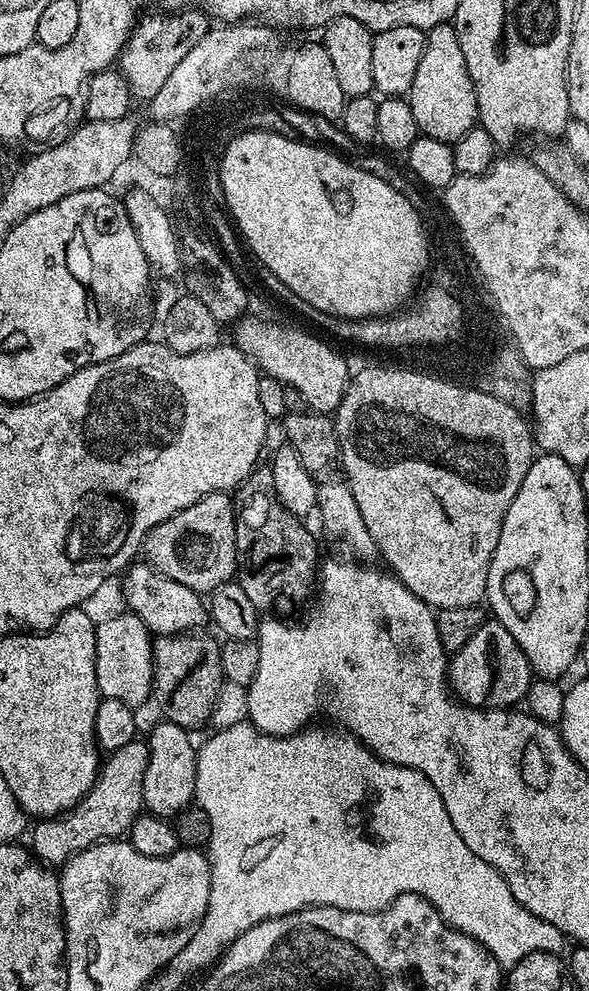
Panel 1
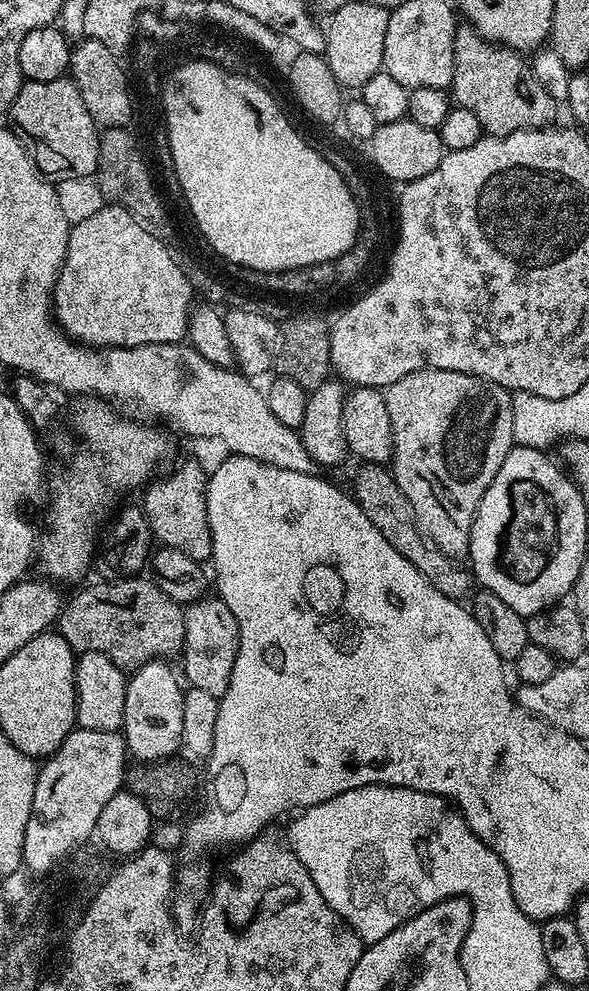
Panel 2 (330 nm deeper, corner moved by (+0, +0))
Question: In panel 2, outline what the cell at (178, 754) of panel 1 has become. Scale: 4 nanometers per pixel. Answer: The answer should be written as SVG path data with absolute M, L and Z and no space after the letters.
M151 660L149 664L142 664L139 668L135 669L135 671L133 671L126 680L126 698L124 699L124 727L122 729L122 733L127 744L127 751L131 753L133 757L136 755L137 757L135 759L140 762L155 762L161 758L167 757L169 754L175 753L178 748L180 731L182 730L182 714L180 713L180 707L184 701L185 689L183 687L180 688L181 681L178 679L178 676L178 681L176 681L176 676L174 673L172 673L172 668L168 664L171 663L165 662L164 660Z

